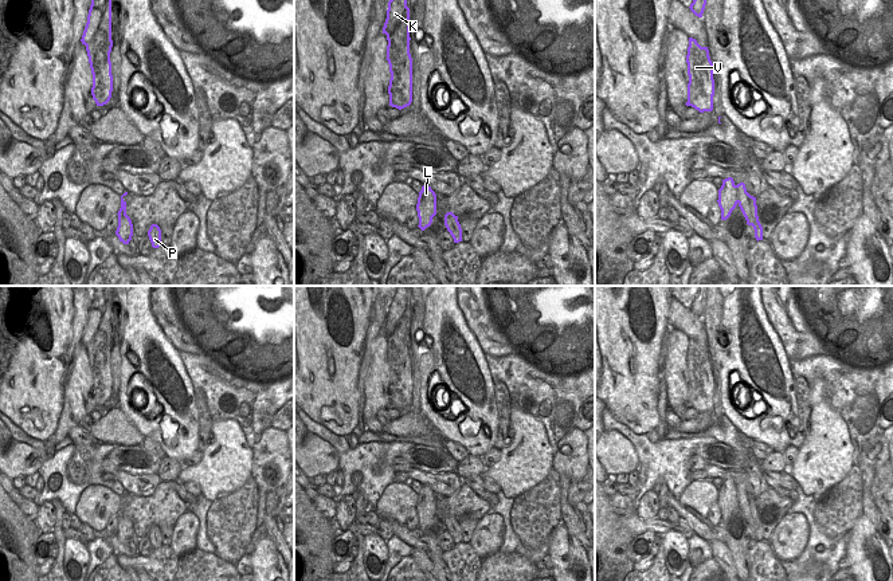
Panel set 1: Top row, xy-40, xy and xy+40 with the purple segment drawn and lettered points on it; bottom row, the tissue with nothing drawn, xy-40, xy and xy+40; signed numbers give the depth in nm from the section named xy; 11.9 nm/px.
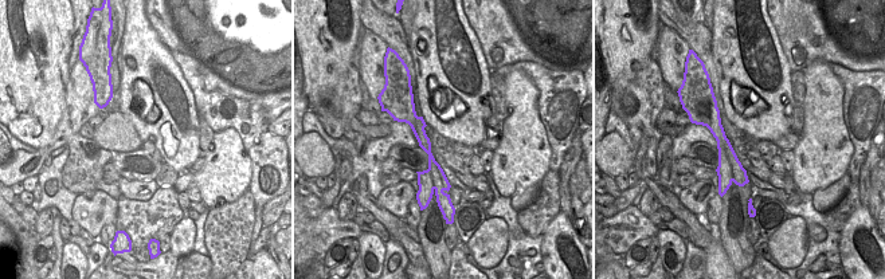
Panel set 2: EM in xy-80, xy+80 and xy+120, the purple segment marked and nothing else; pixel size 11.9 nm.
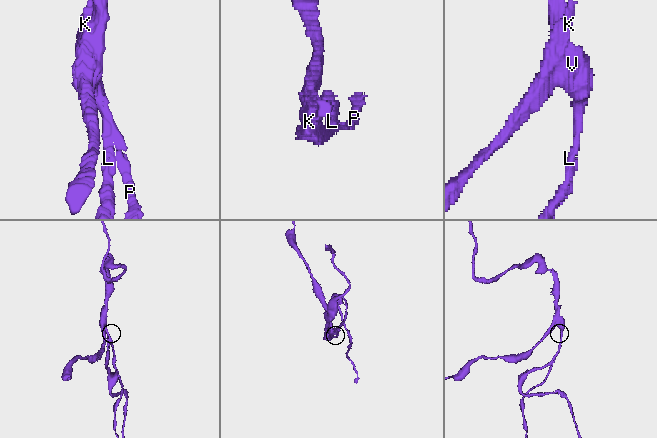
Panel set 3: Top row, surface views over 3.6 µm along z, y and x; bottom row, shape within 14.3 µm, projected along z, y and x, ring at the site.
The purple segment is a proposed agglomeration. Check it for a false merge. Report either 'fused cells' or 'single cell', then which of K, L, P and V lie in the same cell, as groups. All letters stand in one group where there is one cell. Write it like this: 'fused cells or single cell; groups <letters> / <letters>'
fused cells; groups K L V / P

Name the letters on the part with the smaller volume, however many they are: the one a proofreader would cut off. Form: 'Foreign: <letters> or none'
Foreign: P

